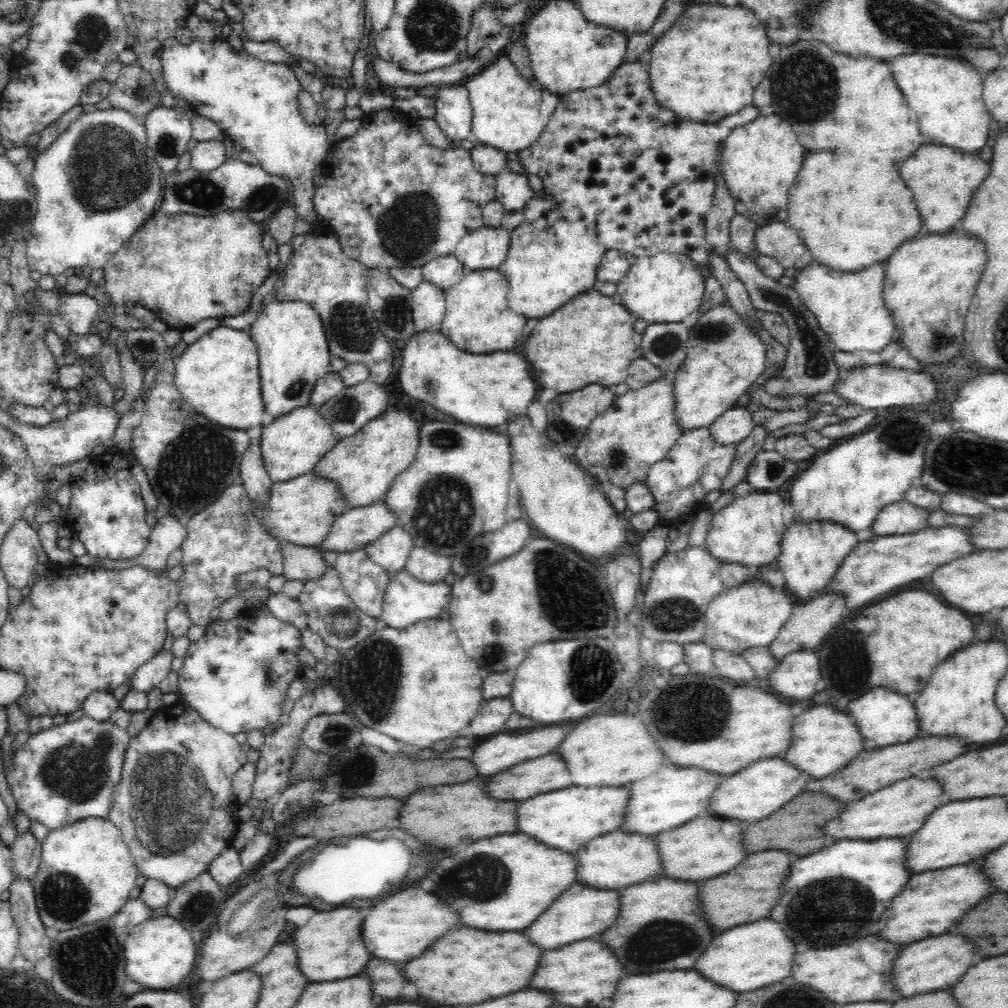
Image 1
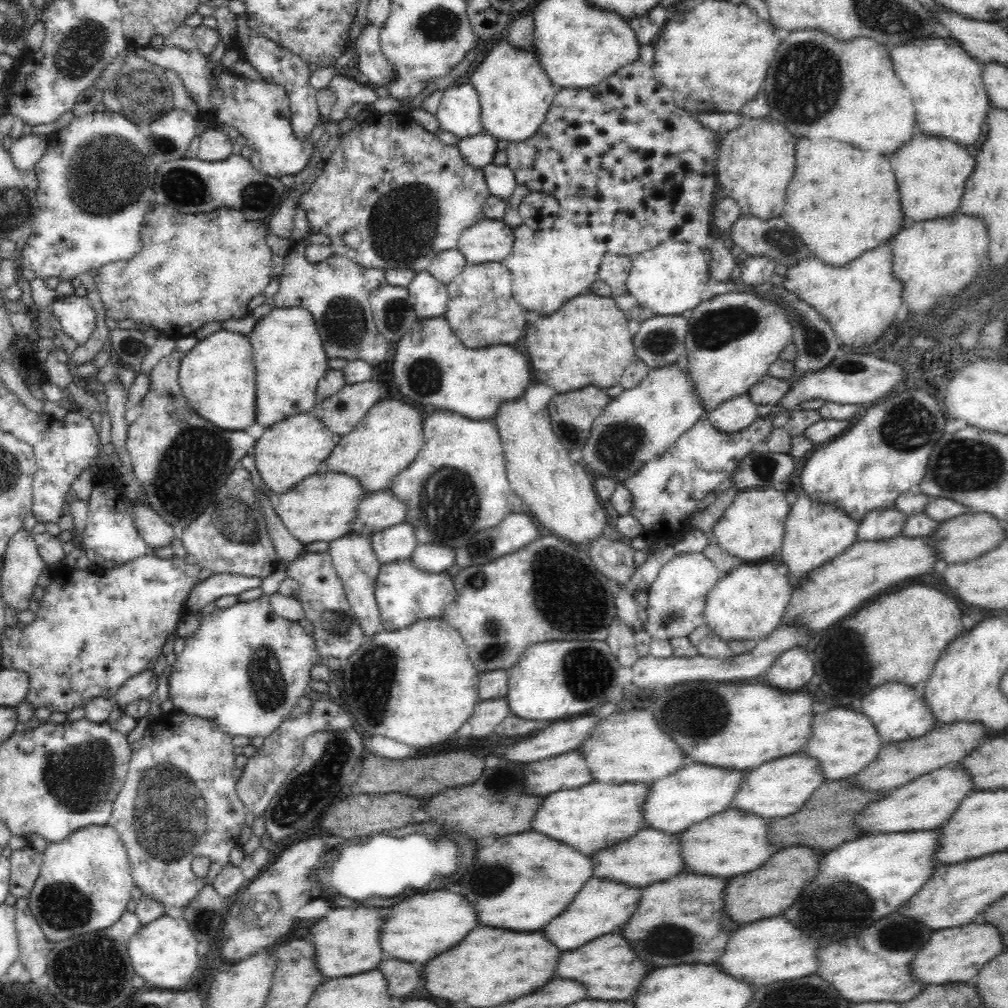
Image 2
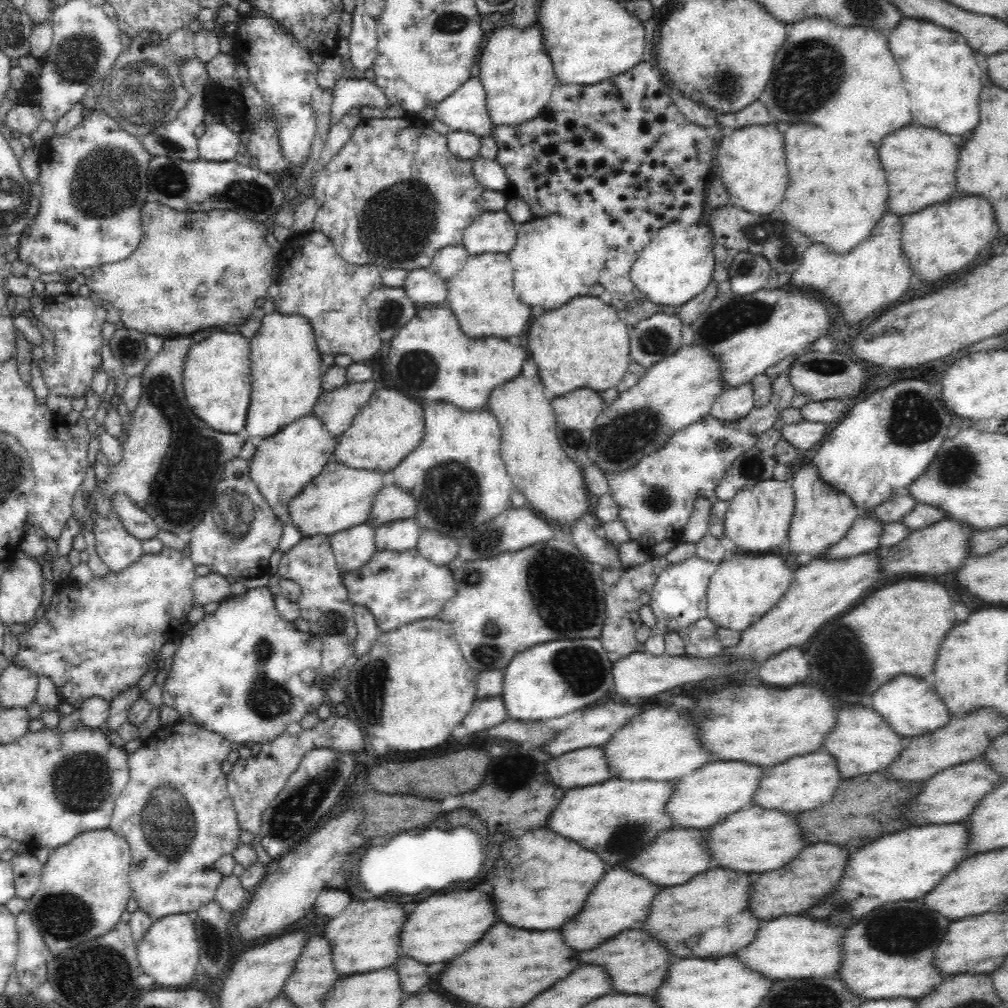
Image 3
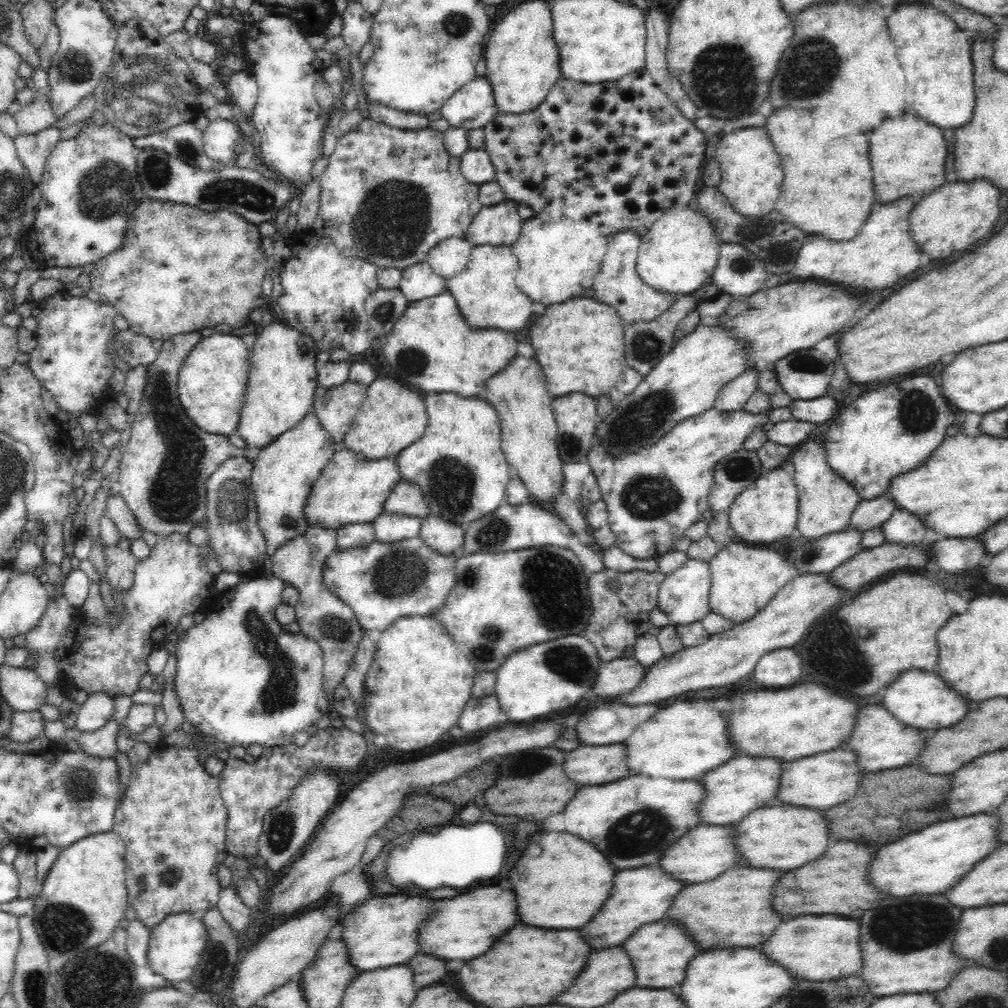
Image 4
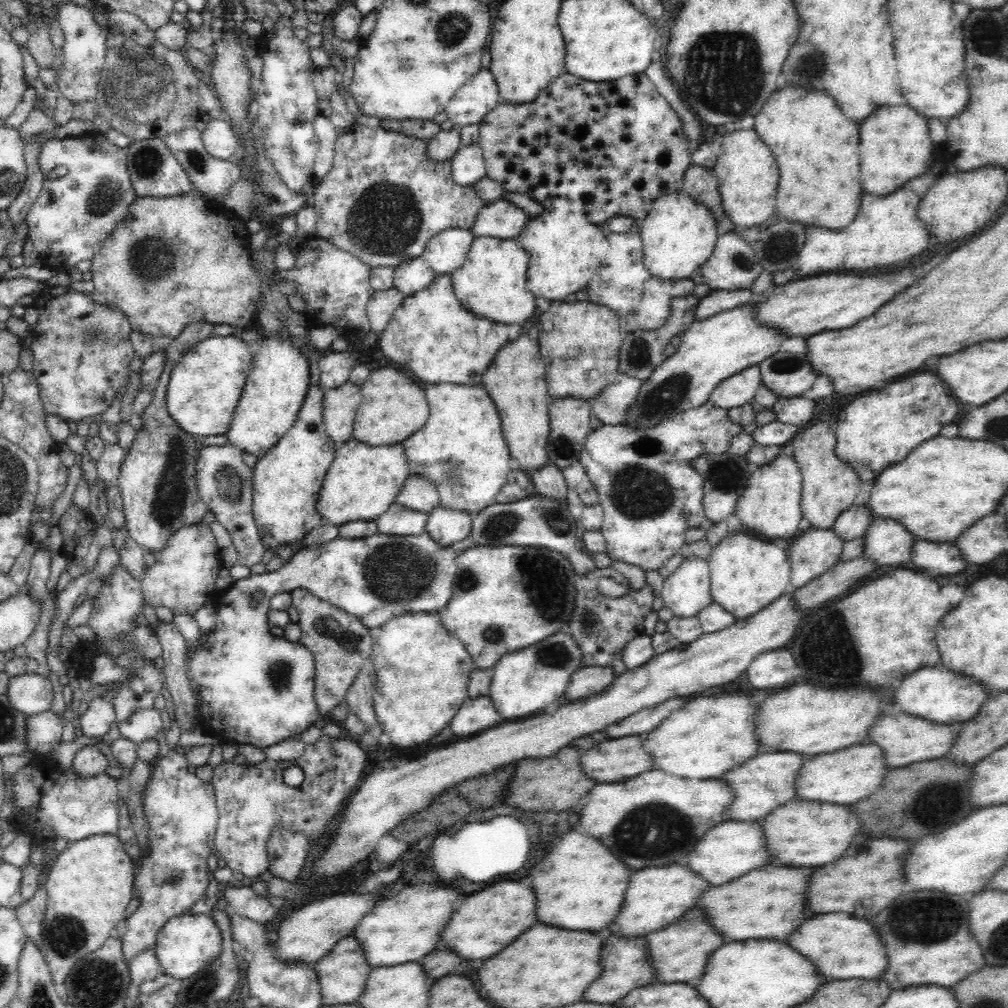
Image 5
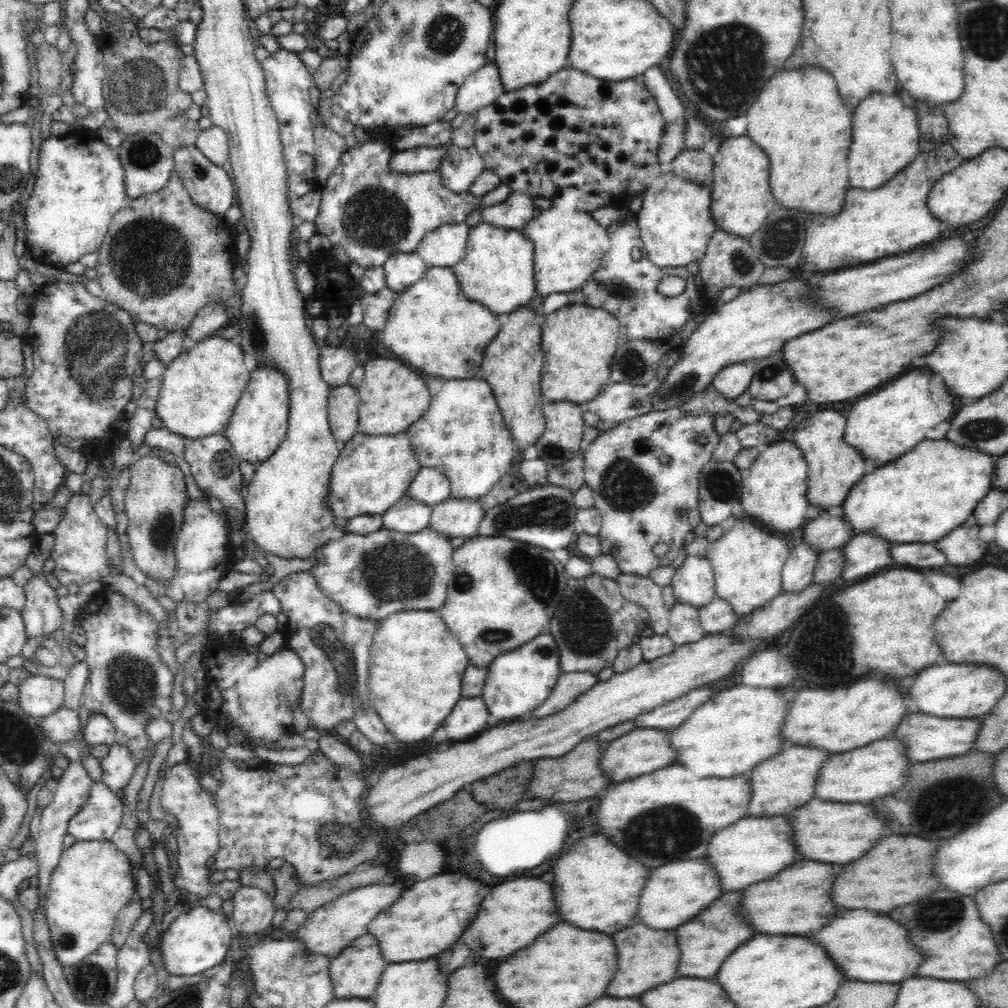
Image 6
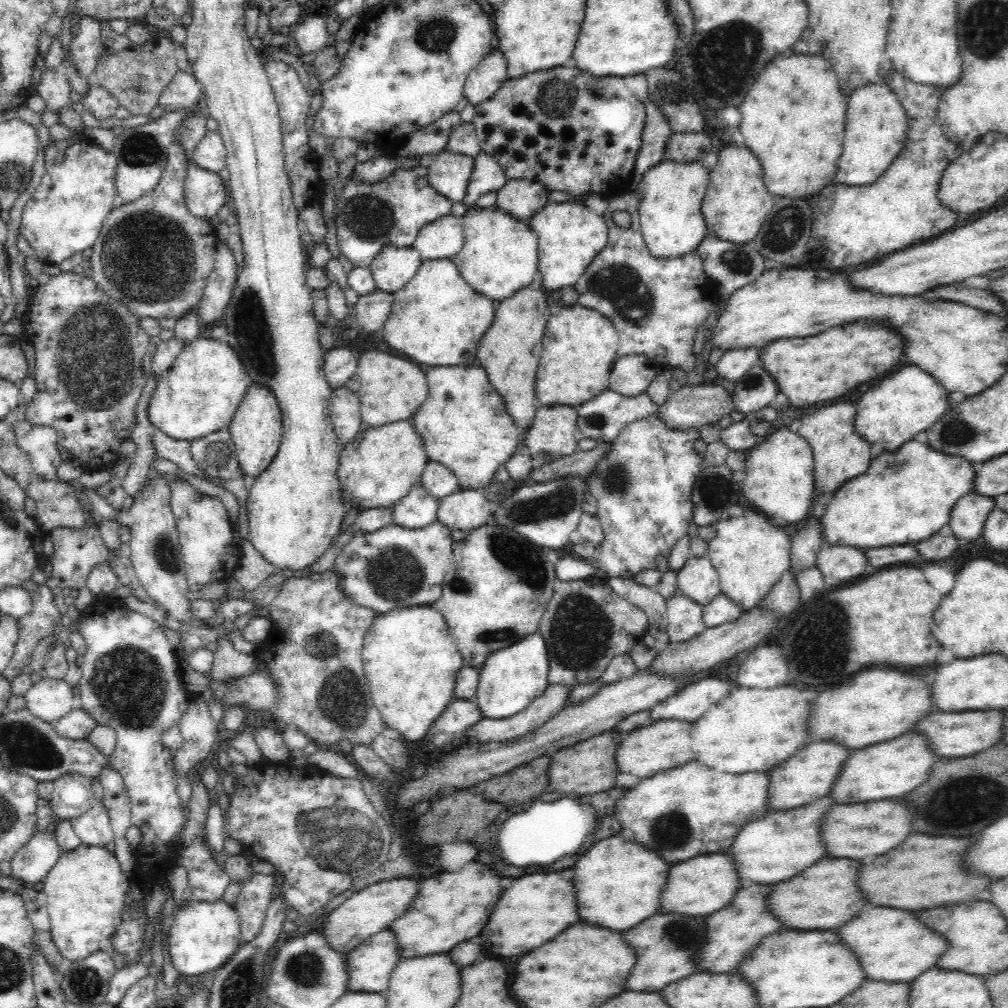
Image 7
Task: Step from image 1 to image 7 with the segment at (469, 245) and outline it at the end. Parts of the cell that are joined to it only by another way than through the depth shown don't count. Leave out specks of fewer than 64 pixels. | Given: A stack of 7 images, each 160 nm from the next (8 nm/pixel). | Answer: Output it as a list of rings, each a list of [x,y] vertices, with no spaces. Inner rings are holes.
[[[508,178],[506,184],[496,190],[495,206],[518,220],[529,221],[550,199],[550,191],[536,180]]]

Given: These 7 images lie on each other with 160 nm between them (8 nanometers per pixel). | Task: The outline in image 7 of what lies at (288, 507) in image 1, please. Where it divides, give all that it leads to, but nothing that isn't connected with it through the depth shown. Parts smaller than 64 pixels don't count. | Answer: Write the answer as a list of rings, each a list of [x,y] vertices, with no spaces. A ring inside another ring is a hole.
[[[412,418],[388,422],[388,424],[376,426],[376,428],[363,425],[356,438],[343,445],[340,453],[337,477],[342,485],[342,499],[344,499],[346,506],[353,505],[360,511],[370,508],[391,508],[396,502],[407,496],[412,486],[419,482],[428,461],[424,439],[414,428]]]

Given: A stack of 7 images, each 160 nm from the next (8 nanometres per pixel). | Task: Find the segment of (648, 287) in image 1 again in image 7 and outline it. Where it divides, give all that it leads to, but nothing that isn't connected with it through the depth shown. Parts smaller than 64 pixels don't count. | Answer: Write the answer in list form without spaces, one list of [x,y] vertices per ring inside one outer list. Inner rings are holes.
[[[662,160],[656,166],[648,168],[642,174],[642,180],[635,186],[635,195],[638,197],[638,214],[641,224],[641,233],[644,240],[656,258],[678,258],[696,250],[702,238],[709,231],[701,213],[701,202],[706,194],[709,182],[711,160],[694,160],[694,162],[676,162],[675,160]]]

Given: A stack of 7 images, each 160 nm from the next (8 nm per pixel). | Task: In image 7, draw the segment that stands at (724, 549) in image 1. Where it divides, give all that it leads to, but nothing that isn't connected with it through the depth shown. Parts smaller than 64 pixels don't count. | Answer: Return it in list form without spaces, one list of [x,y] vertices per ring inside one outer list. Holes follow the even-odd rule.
[[[786,426],[772,432],[760,444],[752,447],[745,462],[743,493],[754,510],[770,516],[774,523],[800,522],[815,503],[815,464],[810,443]]]

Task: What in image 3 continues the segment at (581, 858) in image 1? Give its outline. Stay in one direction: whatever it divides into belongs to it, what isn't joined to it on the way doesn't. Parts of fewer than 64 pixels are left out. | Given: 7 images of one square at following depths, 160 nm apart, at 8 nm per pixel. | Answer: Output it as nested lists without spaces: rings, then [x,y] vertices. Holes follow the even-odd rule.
[[[676,827],[661,832],[644,850],[636,853],[634,858],[623,862],[623,866],[648,878],[650,882],[662,887],[676,886],[688,882],[696,874],[712,869],[712,858],[708,854],[705,829]]]

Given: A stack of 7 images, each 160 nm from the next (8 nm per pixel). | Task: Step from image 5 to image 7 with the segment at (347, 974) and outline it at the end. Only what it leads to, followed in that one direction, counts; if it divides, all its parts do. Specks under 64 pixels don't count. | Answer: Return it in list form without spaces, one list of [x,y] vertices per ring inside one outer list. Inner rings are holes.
[[[381,930],[347,952],[349,991],[384,993],[394,967],[402,959],[396,933]]]

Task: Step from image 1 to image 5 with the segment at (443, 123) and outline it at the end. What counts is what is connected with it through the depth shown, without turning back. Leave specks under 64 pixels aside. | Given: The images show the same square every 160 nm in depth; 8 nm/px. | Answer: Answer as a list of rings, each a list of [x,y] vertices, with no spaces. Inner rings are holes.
[[[482,68],[454,93],[445,108],[447,118],[454,126],[476,124],[500,102],[496,77],[490,68]]]

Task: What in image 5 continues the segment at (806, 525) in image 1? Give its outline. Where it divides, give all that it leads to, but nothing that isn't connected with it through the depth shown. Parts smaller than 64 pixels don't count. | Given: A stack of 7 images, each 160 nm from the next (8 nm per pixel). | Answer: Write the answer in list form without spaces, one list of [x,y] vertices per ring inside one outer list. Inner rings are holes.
[[[828,422],[803,425],[792,437],[791,443],[794,446],[793,457],[803,476],[802,515],[810,522],[811,528],[830,529],[837,517],[852,507],[860,493],[862,481],[852,466],[840,460],[835,453],[837,438]]]

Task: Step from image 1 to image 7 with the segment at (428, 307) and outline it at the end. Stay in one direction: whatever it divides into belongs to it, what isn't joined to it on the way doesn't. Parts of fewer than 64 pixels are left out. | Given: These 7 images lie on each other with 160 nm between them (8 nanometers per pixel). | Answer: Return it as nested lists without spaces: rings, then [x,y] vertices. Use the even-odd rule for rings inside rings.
[[[384,245],[376,254],[369,269],[376,290],[395,293],[408,284],[422,264],[420,253],[408,246]]]

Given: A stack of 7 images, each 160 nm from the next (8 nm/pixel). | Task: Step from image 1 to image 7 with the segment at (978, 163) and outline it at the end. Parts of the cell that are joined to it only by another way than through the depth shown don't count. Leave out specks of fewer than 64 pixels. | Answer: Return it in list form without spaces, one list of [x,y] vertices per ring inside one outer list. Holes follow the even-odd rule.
[[[866,84],[849,94],[848,114],[844,126],[844,148],[838,162],[838,170],[832,182],[850,186],[862,186],[876,182],[880,174],[892,164],[896,154],[907,140],[908,117],[898,97],[886,84]]]

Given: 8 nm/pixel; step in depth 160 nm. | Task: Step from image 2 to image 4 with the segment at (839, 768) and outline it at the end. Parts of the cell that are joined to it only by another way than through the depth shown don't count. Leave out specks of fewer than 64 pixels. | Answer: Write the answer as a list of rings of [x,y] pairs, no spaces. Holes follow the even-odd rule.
[[[876,702],[876,706],[866,706],[860,710],[858,720],[855,720],[856,726],[844,744],[847,743],[850,748],[854,749],[858,765],[866,773],[916,765],[917,758],[930,738],[931,732],[904,724],[882,704],[880,706],[878,704]]]

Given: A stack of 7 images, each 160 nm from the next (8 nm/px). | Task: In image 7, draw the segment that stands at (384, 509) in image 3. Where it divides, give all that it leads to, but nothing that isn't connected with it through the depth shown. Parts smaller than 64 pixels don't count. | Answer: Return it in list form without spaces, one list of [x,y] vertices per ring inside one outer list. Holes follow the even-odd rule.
[[[432,460],[428,461],[422,471],[419,482],[432,497],[438,500],[460,490],[460,480],[453,470]]]

